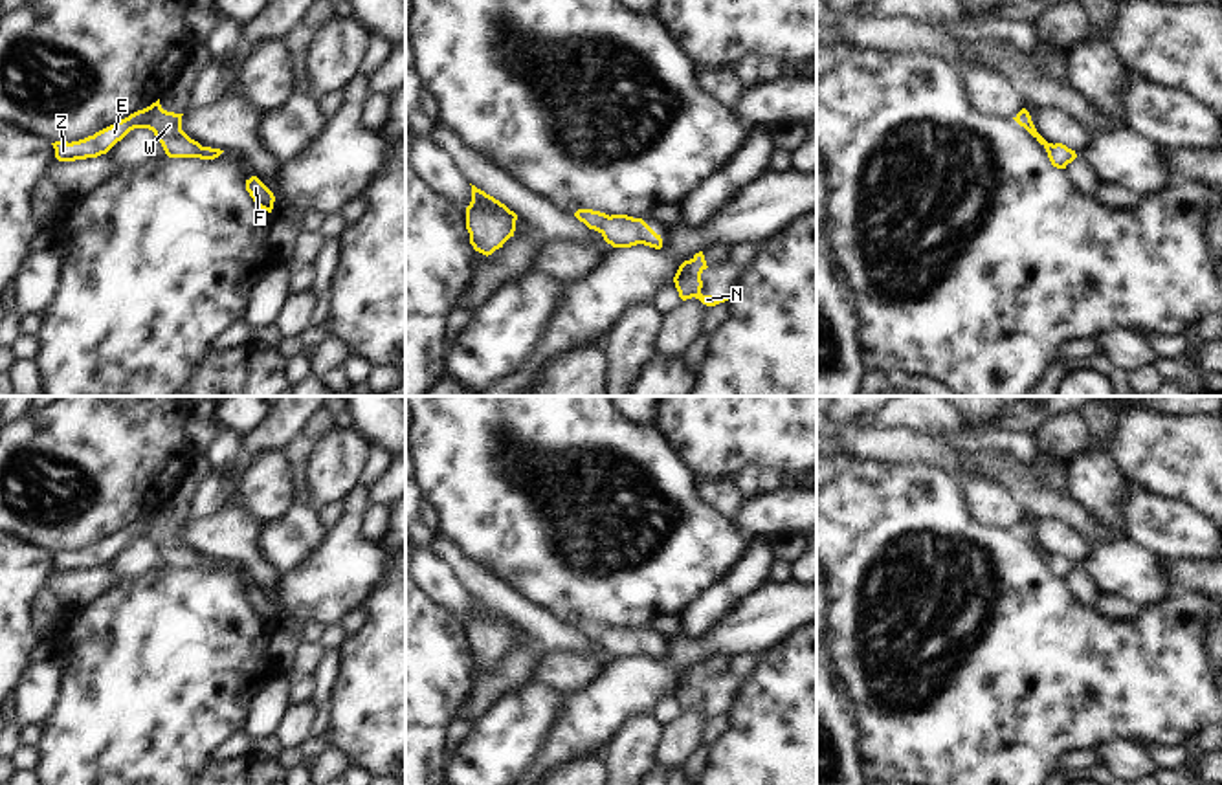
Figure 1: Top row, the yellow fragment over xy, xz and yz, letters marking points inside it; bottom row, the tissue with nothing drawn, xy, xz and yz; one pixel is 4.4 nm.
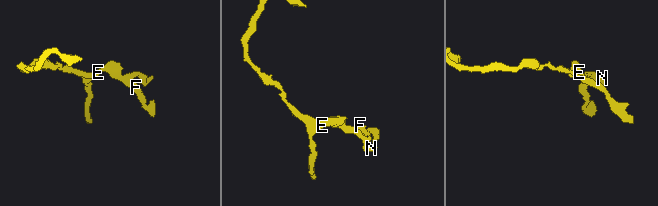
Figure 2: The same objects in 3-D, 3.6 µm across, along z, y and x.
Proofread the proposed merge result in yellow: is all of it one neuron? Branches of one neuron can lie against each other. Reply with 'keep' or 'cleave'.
keep

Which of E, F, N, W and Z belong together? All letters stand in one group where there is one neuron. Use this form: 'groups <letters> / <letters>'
groups E F N W Z

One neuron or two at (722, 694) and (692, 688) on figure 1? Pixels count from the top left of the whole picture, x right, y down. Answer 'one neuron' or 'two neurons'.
one neuron

